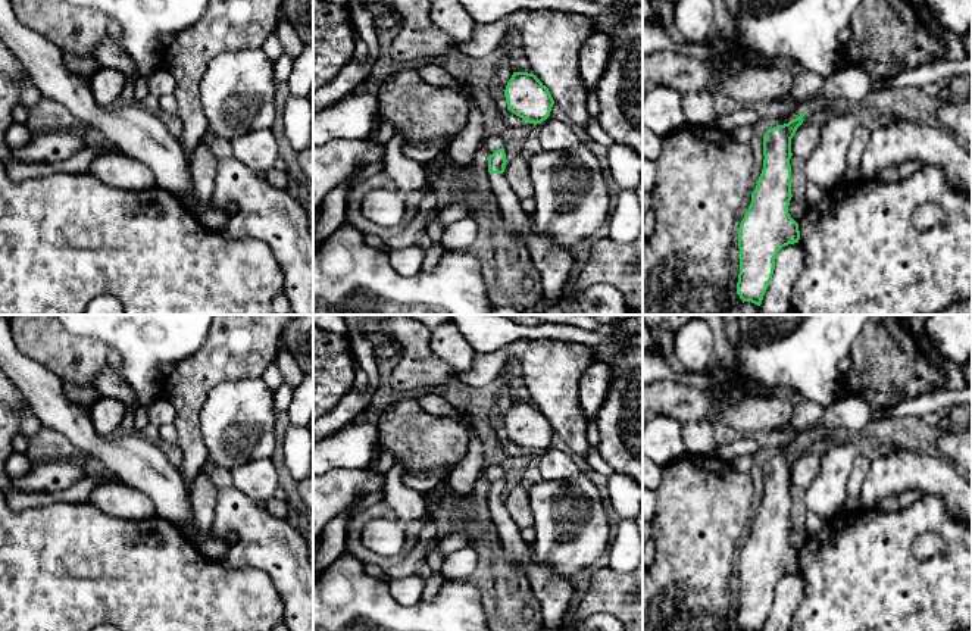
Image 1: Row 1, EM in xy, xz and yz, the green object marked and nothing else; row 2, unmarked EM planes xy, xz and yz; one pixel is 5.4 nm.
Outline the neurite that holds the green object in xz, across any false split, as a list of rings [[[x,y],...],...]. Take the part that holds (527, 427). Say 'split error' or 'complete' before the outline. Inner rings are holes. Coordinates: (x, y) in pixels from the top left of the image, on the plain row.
complete | [[[513,402],[506,415],[507,440],[529,453],[541,453],[550,446],[554,429],[548,418],[528,402]]]

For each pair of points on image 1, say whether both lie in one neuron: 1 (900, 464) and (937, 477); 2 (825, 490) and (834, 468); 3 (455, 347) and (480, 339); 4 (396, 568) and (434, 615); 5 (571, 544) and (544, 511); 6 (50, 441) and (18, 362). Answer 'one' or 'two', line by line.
1: one
2: one
3: two
4: two
5: one
6: two

